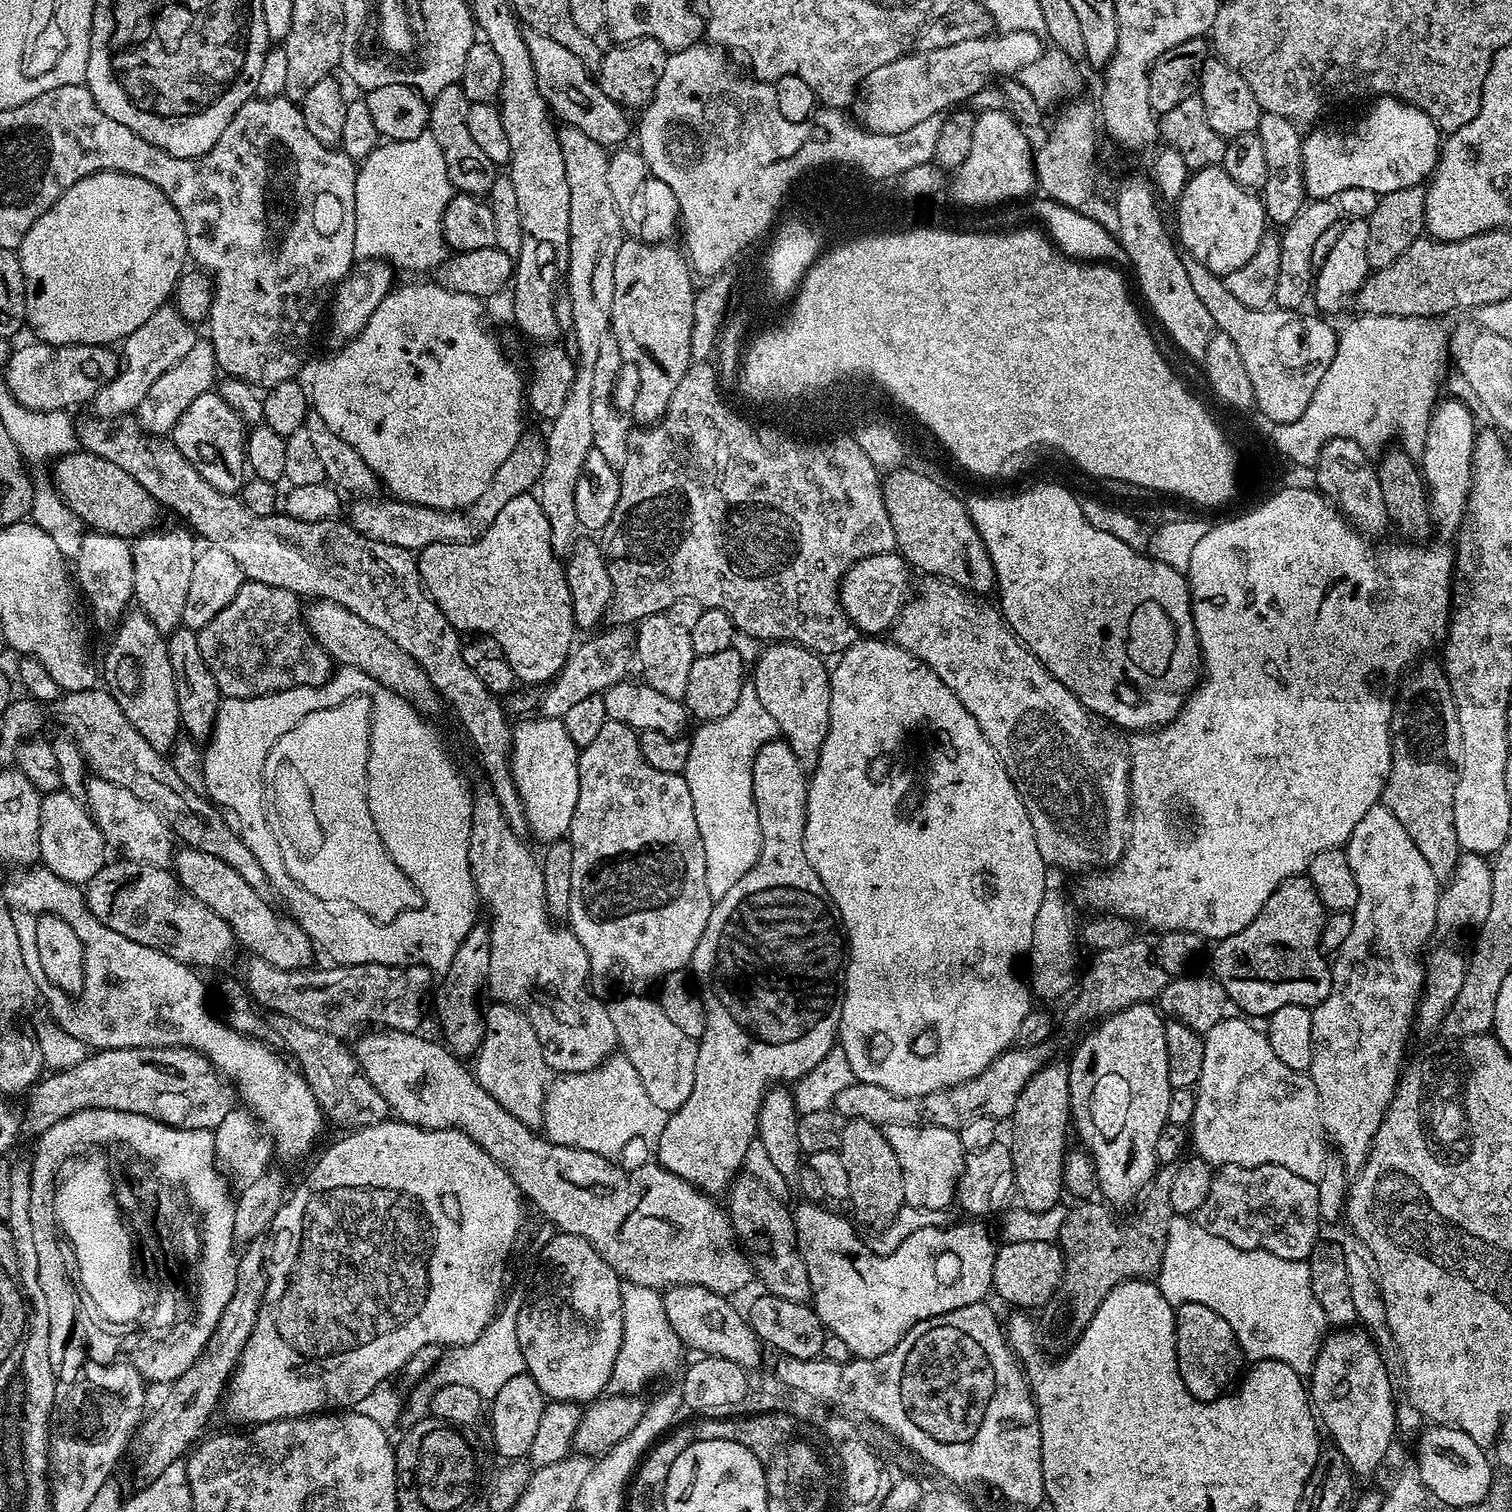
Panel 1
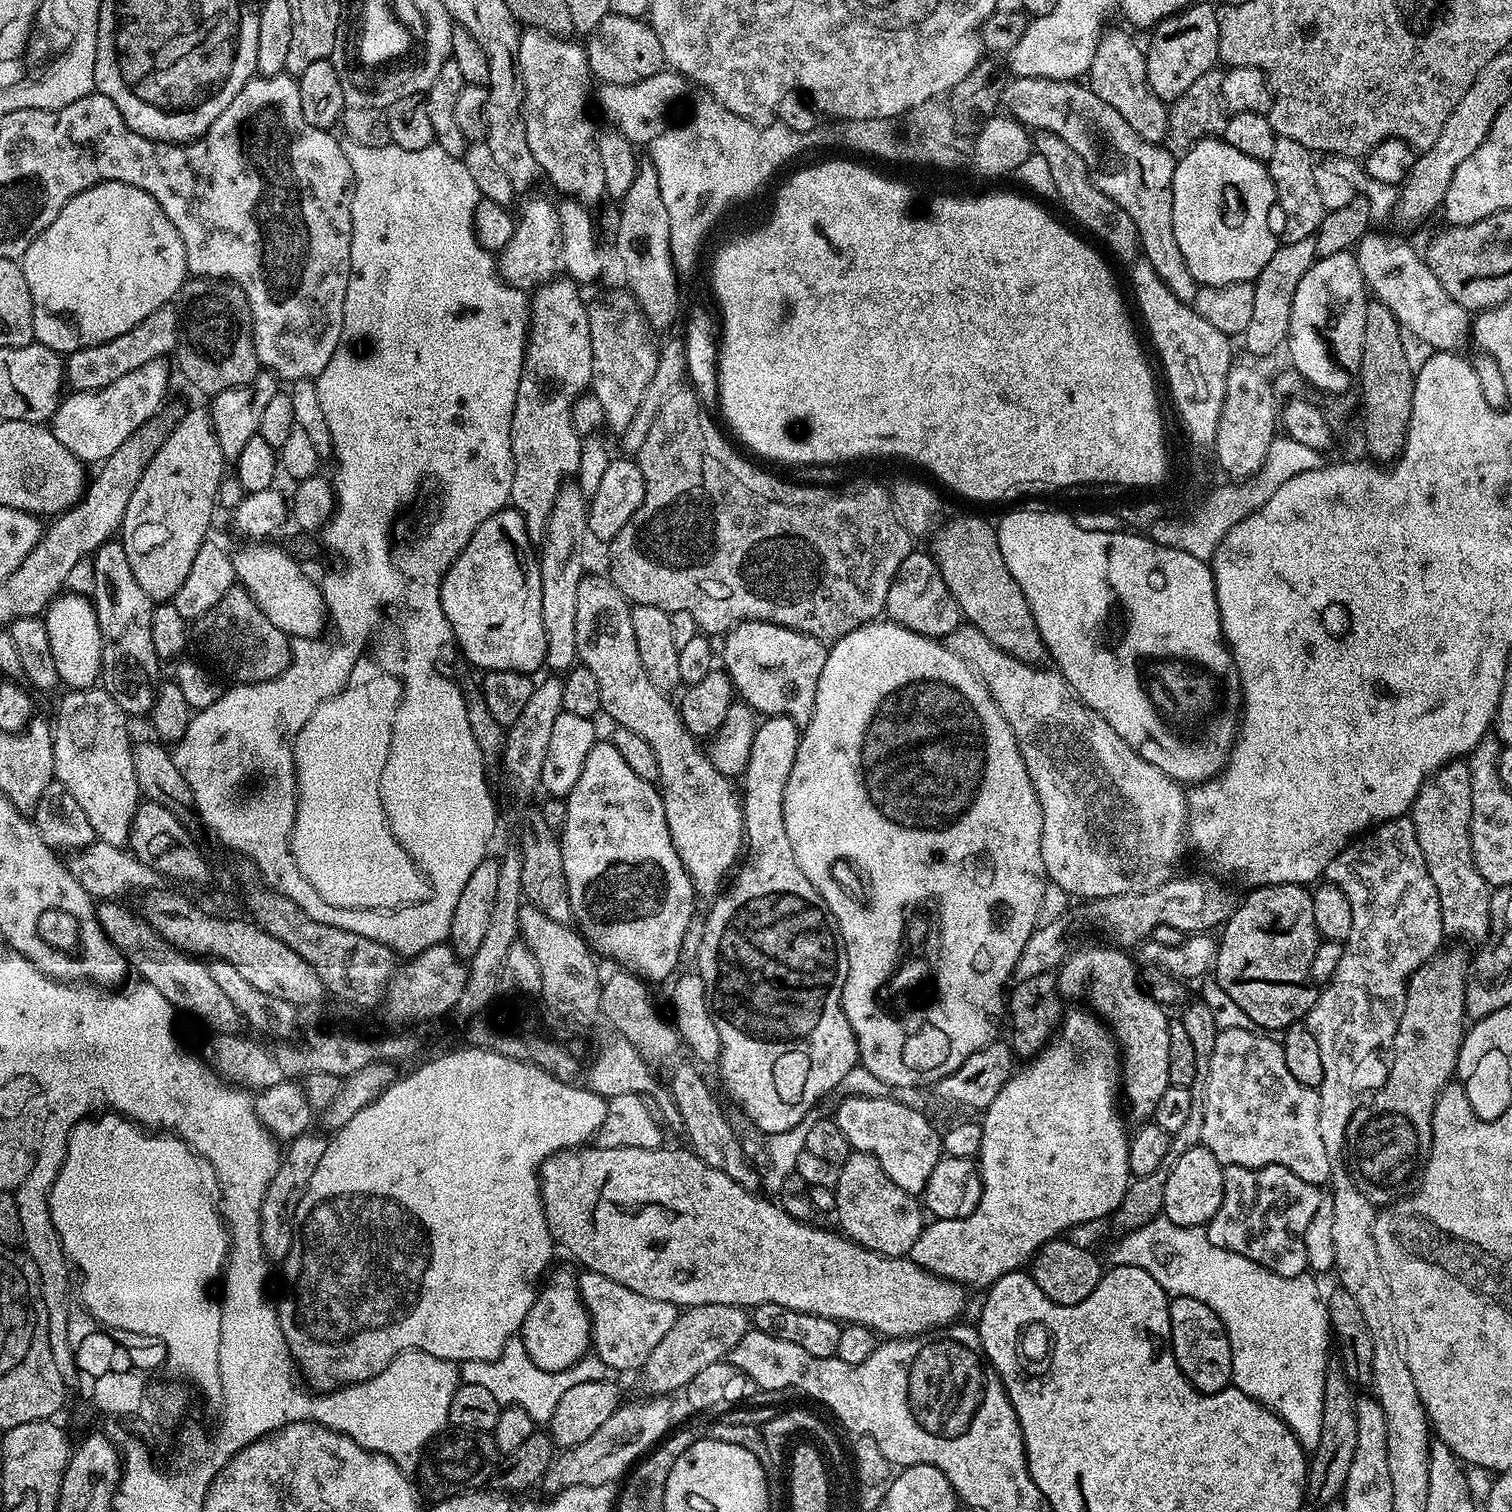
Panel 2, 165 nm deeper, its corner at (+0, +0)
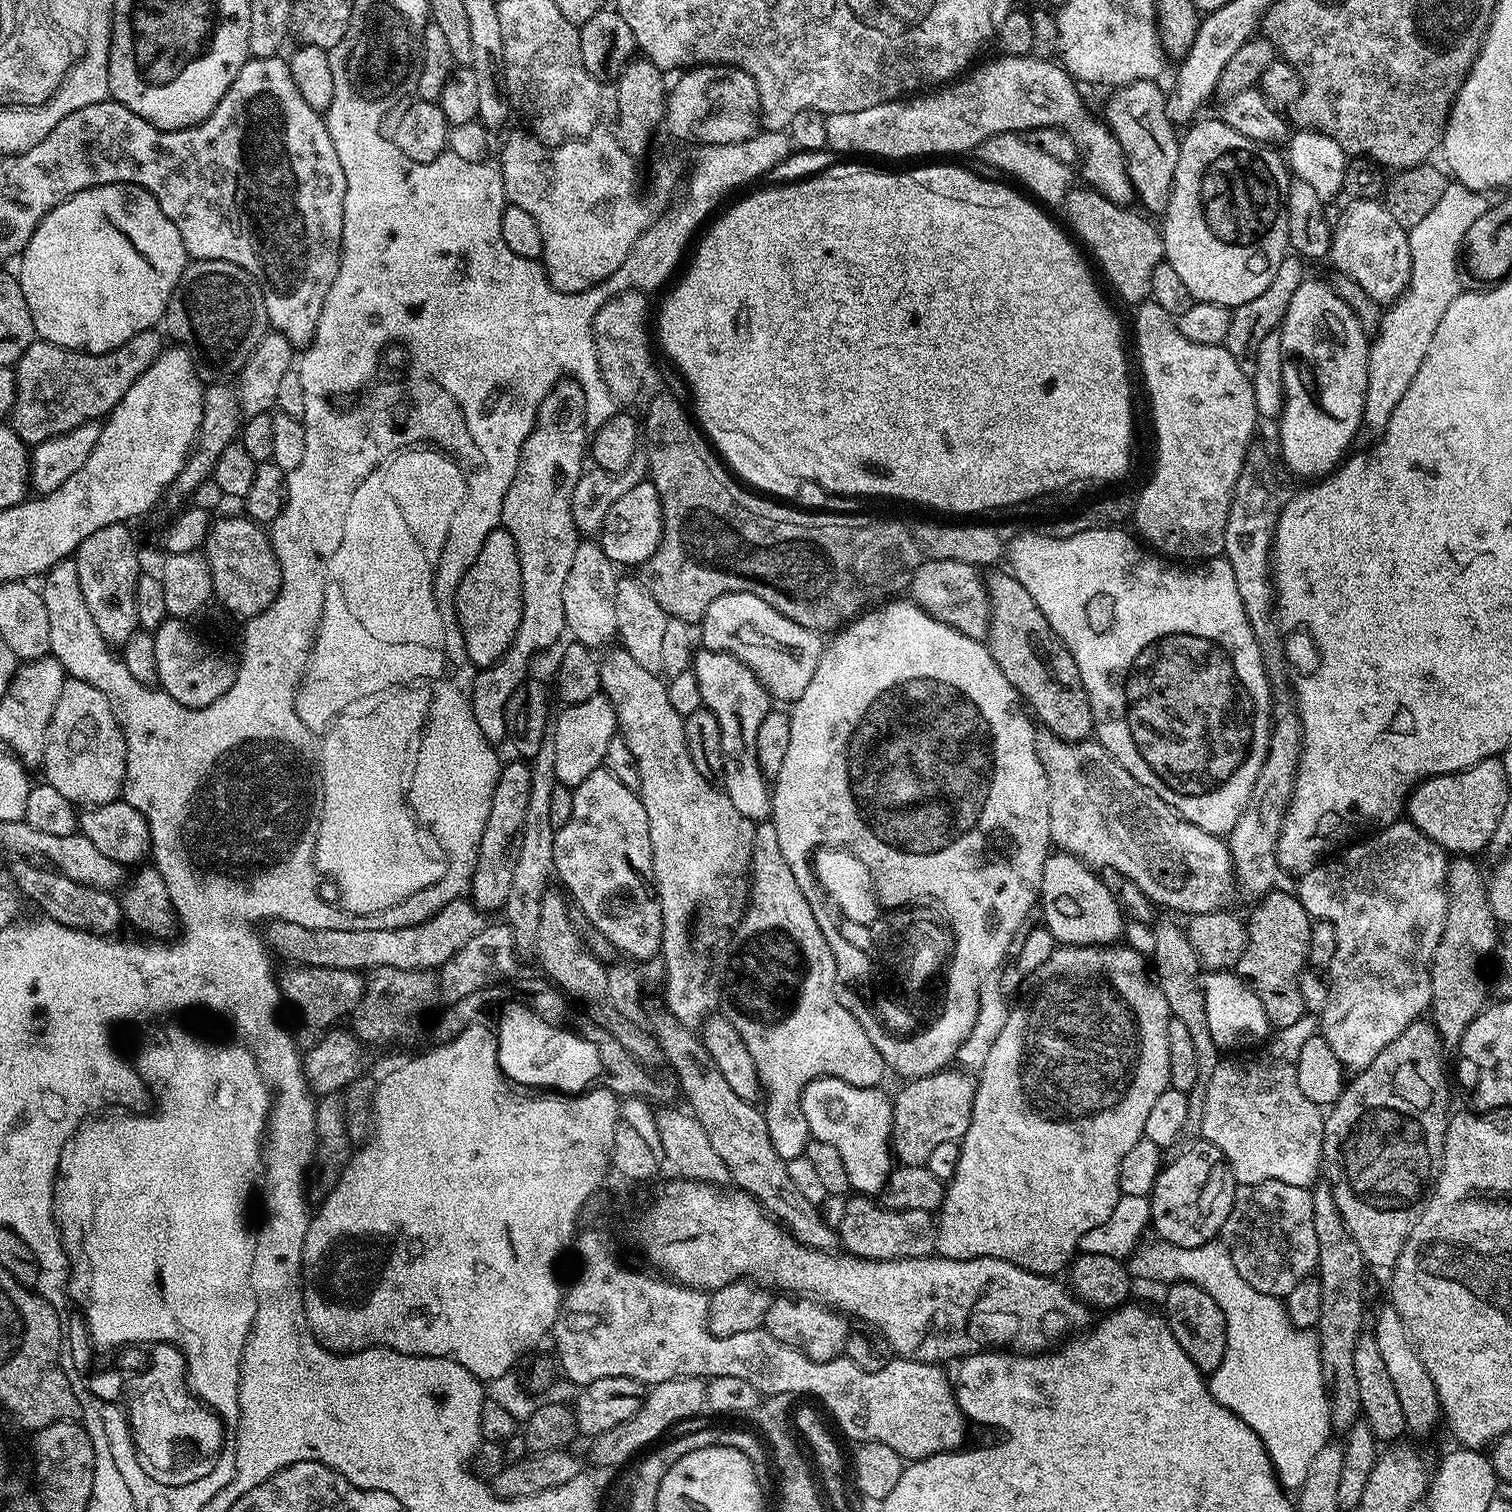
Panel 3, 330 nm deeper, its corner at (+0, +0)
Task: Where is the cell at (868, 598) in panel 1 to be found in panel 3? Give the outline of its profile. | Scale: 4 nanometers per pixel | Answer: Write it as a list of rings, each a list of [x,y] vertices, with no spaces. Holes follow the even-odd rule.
[[[925,559],[916,567],[916,573],[912,576],[910,599],[913,604],[933,616],[938,622],[949,624],[951,628],[966,634],[966,638],[987,641],[990,602],[988,586],[982,572],[980,576],[980,572],[981,569],[975,564]]]

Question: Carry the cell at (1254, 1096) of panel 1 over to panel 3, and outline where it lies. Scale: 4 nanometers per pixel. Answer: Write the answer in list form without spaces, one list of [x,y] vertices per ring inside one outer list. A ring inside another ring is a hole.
[[[1221,1059],[1210,1077],[1206,1090],[1205,1113],[1202,1117],[1202,1137],[1218,1146],[1228,1163],[1237,1185],[1262,1182],[1286,1182],[1286,1186],[1311,1189],[1321,1179],[1322,1138],[1324,1117],[1321,1105],[1310,1102],[1298,1086],[1295,1067],[1288,1064],[1267,1064],[1264,1060]]]

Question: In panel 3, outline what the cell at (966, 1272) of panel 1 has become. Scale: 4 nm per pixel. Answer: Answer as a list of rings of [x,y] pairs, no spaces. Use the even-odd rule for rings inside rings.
[[[1120,942],[1065,944],[1055,948],[1050,958],[1046,958],[1046,962],[1038,966],[1038,970],[1027,973],[1024,1001],[1016,1005],[1013,1003],[1009,1007],[1006,1024],[1002,1026],[986,1062],[978,1070],[969,1129],[959,1141],[958,1170],[954,1170],[951,1180],[947,1181],[944,1203],[938,1209],[936,1252],[939,1255],[955,1260],[1002,1258],[1006,1262],[1037,1272],[1039,1276],[1055,1277],[1071,1265],[1082,1236],[1101,1226],[1114,1213],[1121,1198],[1118,1166],[1122,1166],[1122,1157],[1133,1148],[1134,1142],[1144,1139],[1146,1117],[1154,1107],[1158,1094],[1162,1094],[1170,1086],[1169,1010],[1162,990],[1150,975],[1149,965],[1144,964],[1147,964],[1145,957]]]

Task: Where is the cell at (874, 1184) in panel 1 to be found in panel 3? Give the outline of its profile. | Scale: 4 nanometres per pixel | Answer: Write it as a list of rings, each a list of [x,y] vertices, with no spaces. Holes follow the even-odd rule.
[[[856,1194],[845,1202],[845,1214],[838,1227],[838,1240],[849,1256],[863,1260],[909,1260],[936,1252],[936,1225],[933,1213],[926,1210],[894,1210],[879,1203],[871,1204],[869,1197]]]

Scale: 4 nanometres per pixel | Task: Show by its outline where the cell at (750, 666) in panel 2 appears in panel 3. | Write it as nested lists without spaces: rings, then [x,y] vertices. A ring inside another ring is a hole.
[[[724,592],[714,598],[714,602],[706,606],[706,614],[698,621],[698,628],[698,640],[703,647],[728,652],[738,658],[773,701],[795,702],[802,698],[802,690],[810,686],[810,678],[814,678],[814,670],[818,670],[820,655],[826,647],[821,633],[806,630],[806,626],[798,626],[798,622],[790,622],[790,618],[778,614],[770,602],[762,602],[758,594],[749,592]]]

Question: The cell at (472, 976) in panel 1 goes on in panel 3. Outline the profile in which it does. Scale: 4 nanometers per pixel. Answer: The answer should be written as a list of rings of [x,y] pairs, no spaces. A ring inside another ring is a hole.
[[[515,759],[509,764],[507,761],[500,769],[498,786],[494,786],[494,798],[490,802],[490,818],[486,818],[486,828],[478,846],[470,899],[484,914],[503,909],[513,883],[514,866],[517,865],[519,844],[522,842],[523,822],[530,799],[531,770],[523,759]]]

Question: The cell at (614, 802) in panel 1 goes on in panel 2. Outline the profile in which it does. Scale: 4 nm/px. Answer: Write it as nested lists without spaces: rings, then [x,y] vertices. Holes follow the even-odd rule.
[[[611,742],[596,743],[590,750],[590,754],[586,754],[586,762],[582,766],[582,774],[578,774],[578,782],[574,782],[574,790],[570,790],[570,794],[566,797],[566,824],[558,833],[558,839],[562,850],[562,866],[566,870],[566,882],[570,890],[572,920],[575,927],[582,933],[584,940],[601,957],[603,957],[602,955],[613,956],[614,959],[621,960],[624,963],[621,965],[625,969],[631,970],[645,981],[664,979],[667,981],[677,971],[675,968],[679,966],[680,955],[684,952],[684,939],[687,938],[688,927],[692,924],[694,893],[692,891],[692,880],[688,877],[688,872],[678,858],[676,847],[670,838],[670,830],[666,826],[666,810],[660,797],[659,787],[651,780],[638,778],[638,774],[634,774],[634,770],[630,770],[630,766],[626,766],[622,754],[618,754],[618,750]]]

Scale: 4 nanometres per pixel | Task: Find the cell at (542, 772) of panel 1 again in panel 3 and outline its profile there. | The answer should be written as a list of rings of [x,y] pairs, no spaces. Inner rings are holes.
[[[597,694],[586,698],[584,702],[570,704],[559,709],[560,717],[555,717],[550,738],[554,742],[554,770],[559,783],[568,789],[575,790],[579,784],[586,782],[594,770],[601,767],[606,754],[606,742],[617,735],[618,725],[616,711],[607,696]]]

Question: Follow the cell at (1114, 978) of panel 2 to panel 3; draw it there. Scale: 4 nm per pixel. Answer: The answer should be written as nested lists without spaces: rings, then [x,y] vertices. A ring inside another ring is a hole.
[[[1056,850],[1046,858],[1038,908],[1039,911],[1044,911],[1043,927],[1050,930],[1050,934],[1060,946],[1114,944],[1124,934],[1126,916],[1110,890],[1093,869],[1068,852]]]

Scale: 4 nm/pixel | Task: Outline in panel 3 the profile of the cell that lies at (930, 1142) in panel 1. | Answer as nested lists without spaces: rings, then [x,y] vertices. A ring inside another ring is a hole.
[[[823,1076],[807,1084],[800,1095],[802,1114],[806,1118],[811,1139],[830,1142],[834,1150],[838,1150],[842,1163],[846,1166],[846,1178],[850,1178],[850,1189],[856,1194],[879,1194],[894,1171],[891,1140],[893,1101],[888,1096],[884,1097],[880,1091],[879,1087],[859,1088],[833,1076]]]

